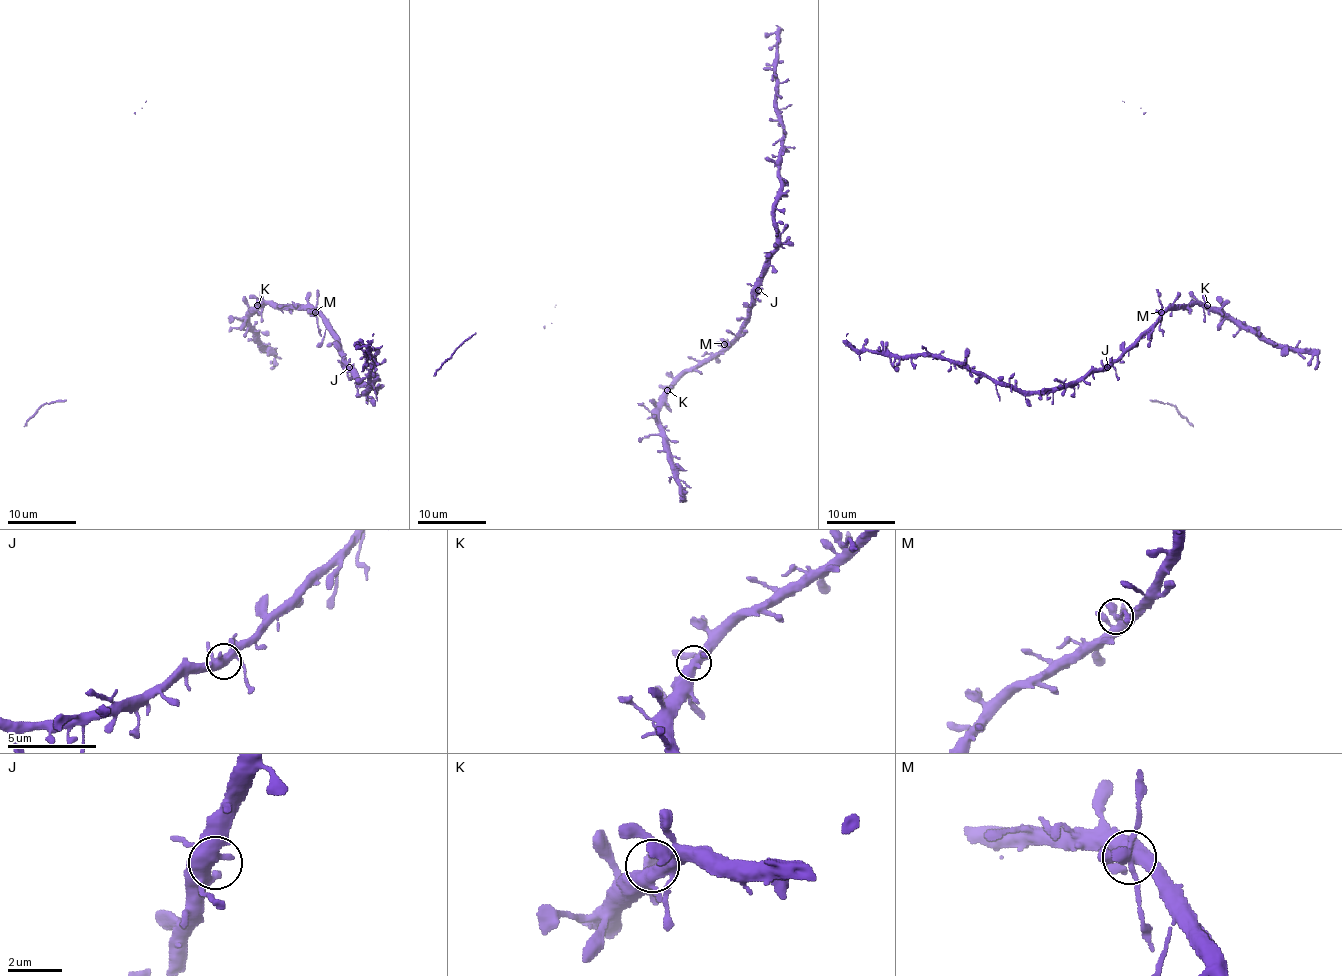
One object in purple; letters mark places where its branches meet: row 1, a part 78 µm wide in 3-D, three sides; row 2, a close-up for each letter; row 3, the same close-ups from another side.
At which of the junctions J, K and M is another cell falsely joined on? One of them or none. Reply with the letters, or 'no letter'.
M

